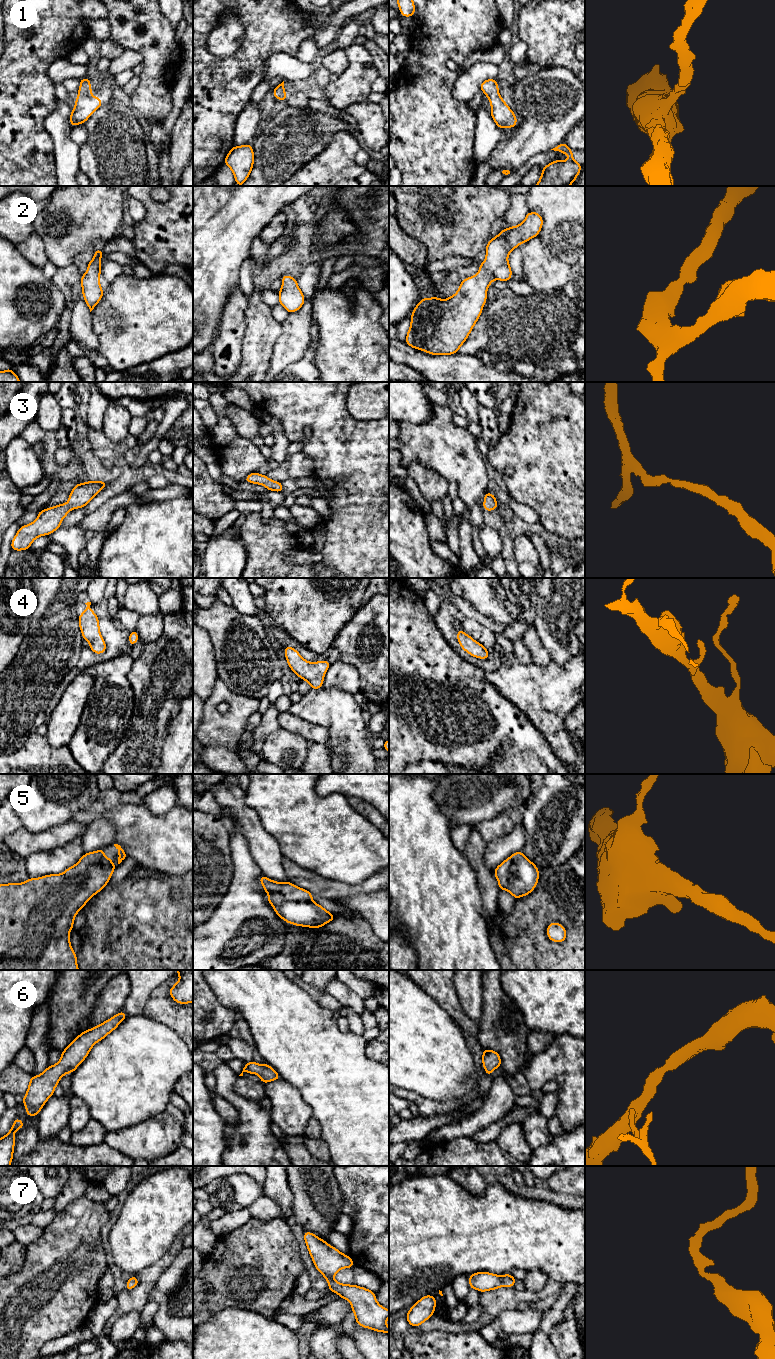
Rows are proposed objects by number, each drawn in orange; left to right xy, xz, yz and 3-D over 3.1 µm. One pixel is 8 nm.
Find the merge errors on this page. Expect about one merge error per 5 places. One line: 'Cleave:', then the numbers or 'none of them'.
Cleave: none of them

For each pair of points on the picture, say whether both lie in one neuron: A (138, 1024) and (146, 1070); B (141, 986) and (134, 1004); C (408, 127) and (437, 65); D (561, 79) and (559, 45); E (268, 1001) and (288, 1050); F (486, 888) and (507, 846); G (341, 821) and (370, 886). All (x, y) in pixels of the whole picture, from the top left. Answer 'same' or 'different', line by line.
A: same
B: same
C: same
D: different
E: same
F: different
G: different

